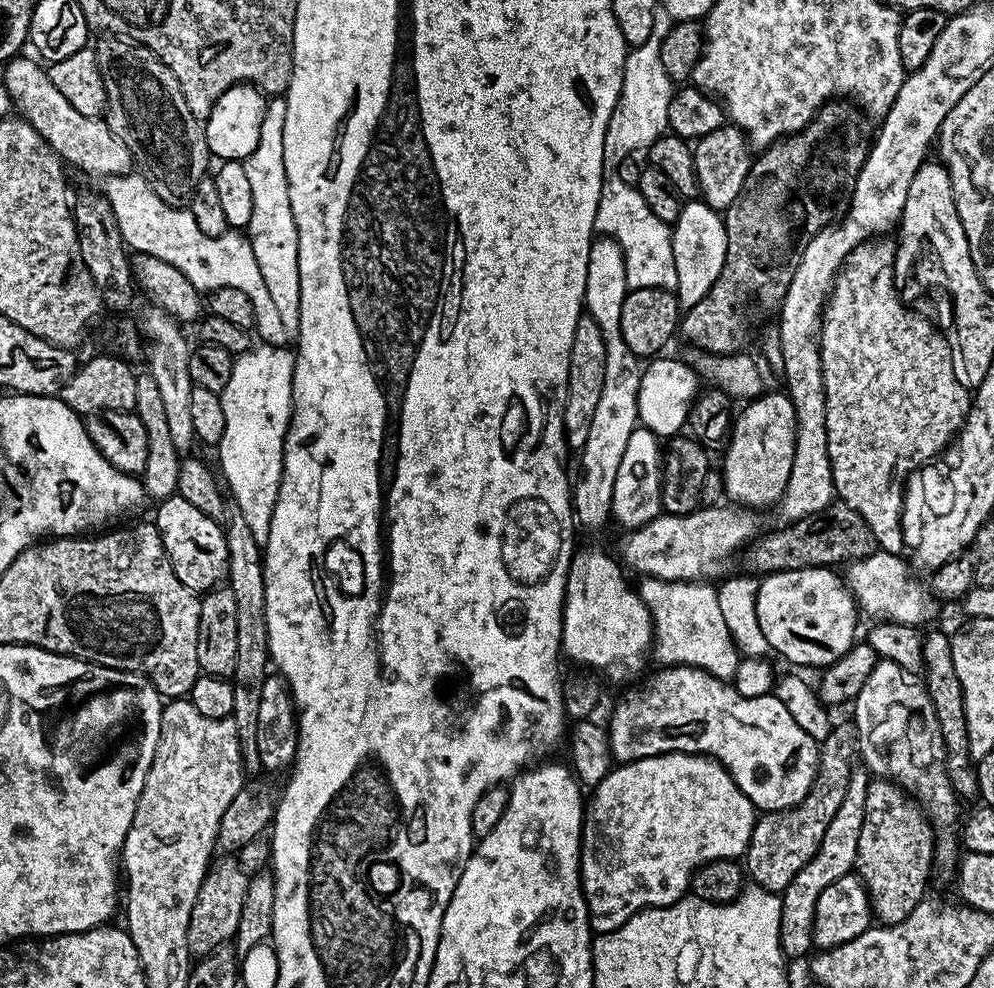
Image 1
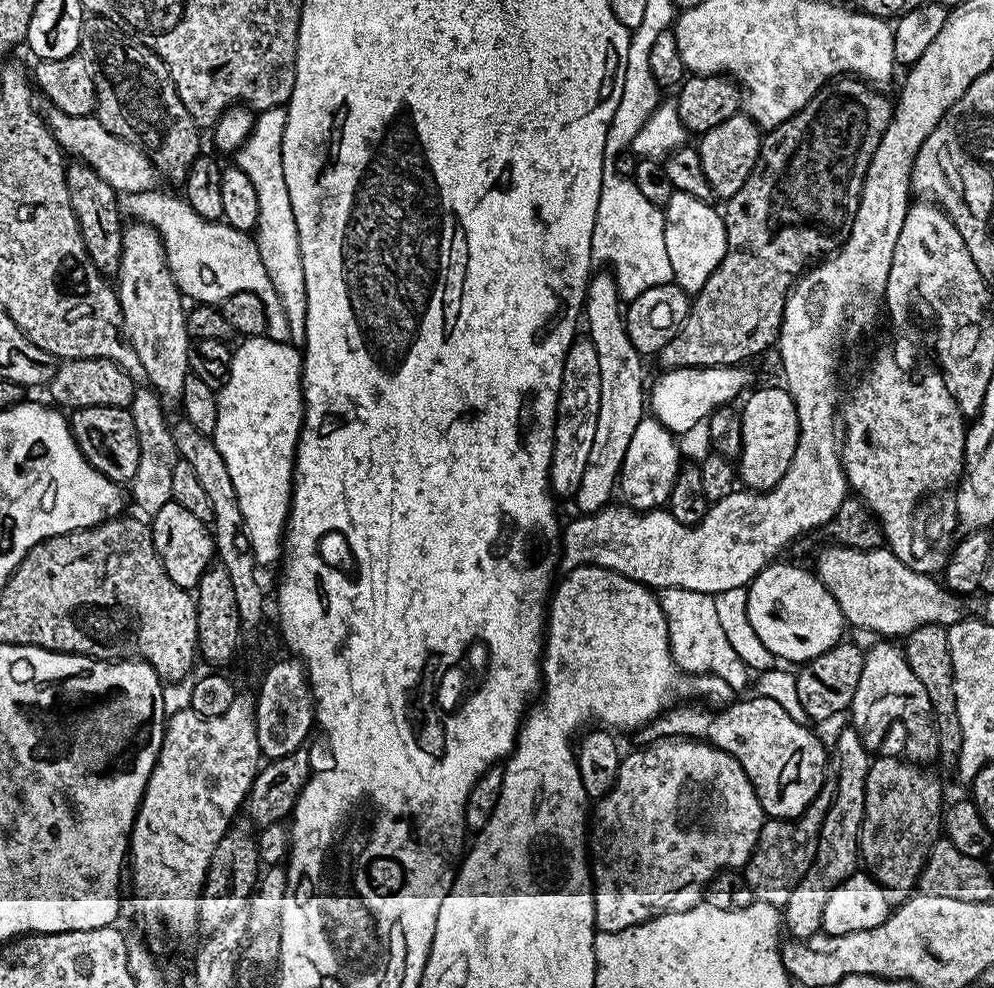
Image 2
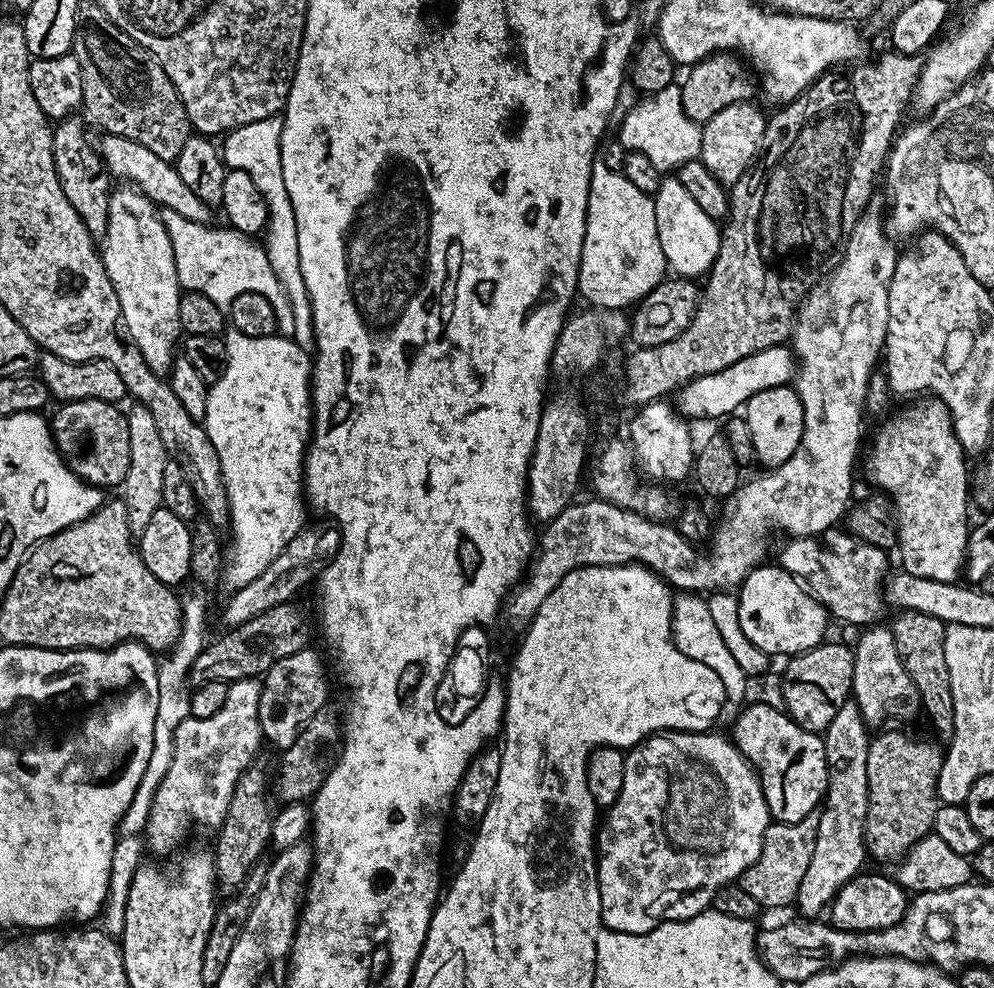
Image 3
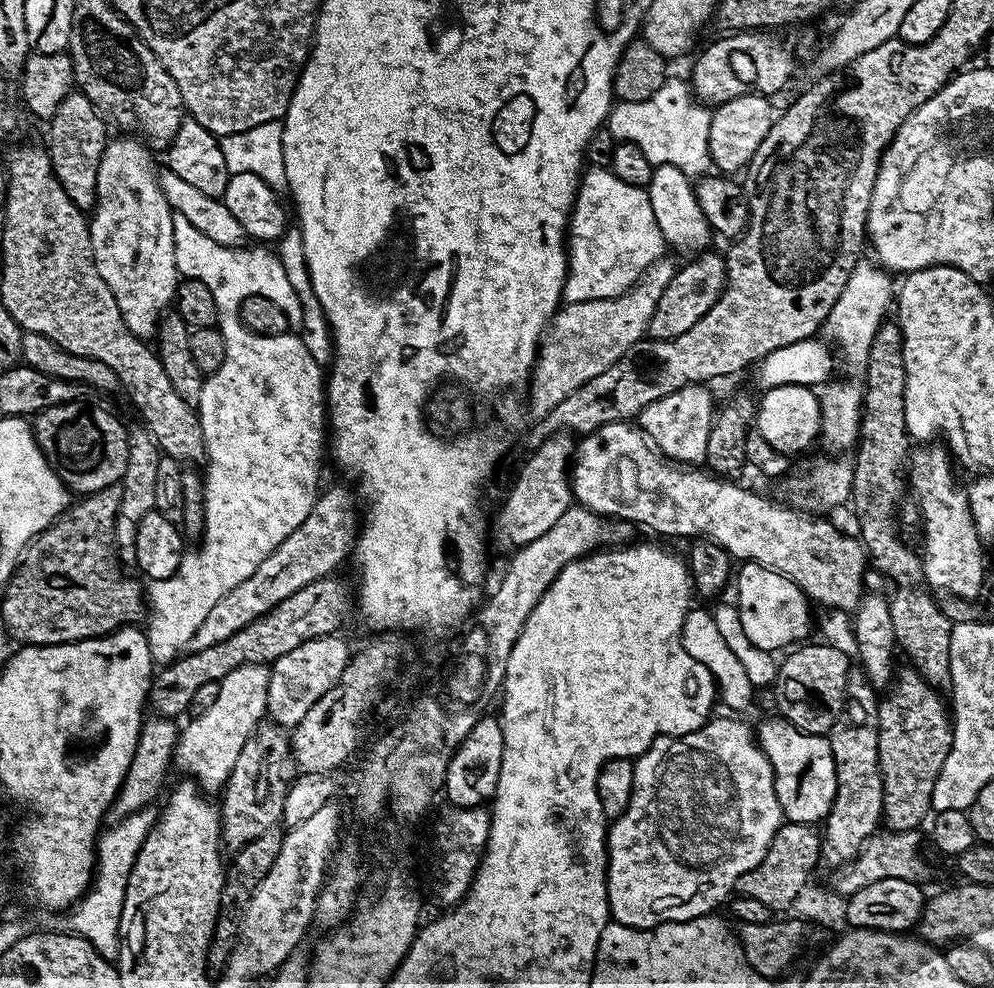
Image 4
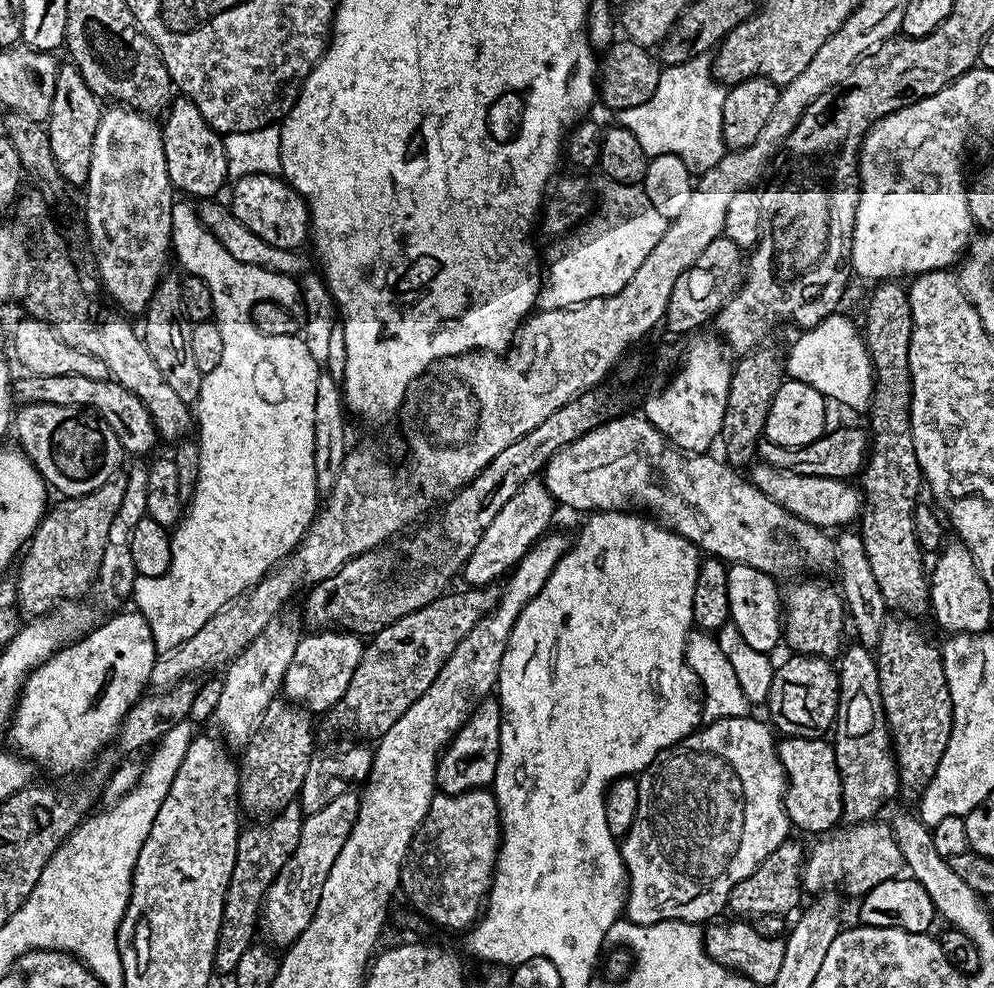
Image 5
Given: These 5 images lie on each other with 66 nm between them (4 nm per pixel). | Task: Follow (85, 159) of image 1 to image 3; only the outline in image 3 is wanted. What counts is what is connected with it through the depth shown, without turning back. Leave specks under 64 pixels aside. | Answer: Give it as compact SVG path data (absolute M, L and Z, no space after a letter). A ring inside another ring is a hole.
M107 134L99 138L101 140L98 140L98 147L100 156L104 159L104 166L117 181L120 179L120 182L127 182L131 187L139 188L153 204L161 209L174 210L174 214L182 214L192 222L207 224L213 219L213 209L209 208L206 202L202 202L202 198L198 198L198 194L194 194L194 190L190 190L186 182L182 182L175 163L158 158L158 154L153 154L151 150L146 150L146 146L130 138Z

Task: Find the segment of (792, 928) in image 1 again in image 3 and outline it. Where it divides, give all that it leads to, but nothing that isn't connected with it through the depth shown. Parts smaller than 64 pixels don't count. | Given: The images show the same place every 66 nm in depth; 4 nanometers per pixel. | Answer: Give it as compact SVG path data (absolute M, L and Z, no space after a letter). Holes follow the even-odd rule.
M849 702L841 706L838 714L834 714L822 739L828 763L828 791L819 809L820 821L818 838L814 842L814 858L810 858L810 866L802 877L802 886L798 886L794 901L795 907L800 907L799 915L804 918L819 917L819 912L831 905L842 886L861 875L863 868L860 867L866 861L864 827L870 802L866 754L870 743L870 725L860 713L860 707L855 702Z

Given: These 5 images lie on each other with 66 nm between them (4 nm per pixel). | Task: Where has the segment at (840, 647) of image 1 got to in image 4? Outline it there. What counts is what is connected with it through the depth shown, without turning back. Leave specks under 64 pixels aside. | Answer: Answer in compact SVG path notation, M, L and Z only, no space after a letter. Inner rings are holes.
M744 562L739 567L740 573L737 571L734 576L734 586L736 584L734 605L737 611L740 612L742 630L745 632L746 638L754 646L771 653L775 653L777 651L776 648L788 650L801 642L807 641L809 639L808 627L812 624L812 616L808 613L810 601L803 590L794 582L790 582L790 578L786 578L769 568L763 568L760 564Z

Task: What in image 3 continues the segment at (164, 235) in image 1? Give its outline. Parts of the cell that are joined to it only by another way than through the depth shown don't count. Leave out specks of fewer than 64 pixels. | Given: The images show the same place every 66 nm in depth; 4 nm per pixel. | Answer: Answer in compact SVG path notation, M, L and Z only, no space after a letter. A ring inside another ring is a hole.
M169 208L163 209L162 219L174 246L174 266L181 289L206 294L210 302L221 306L232 304L234 298L247 292L262 294L262 298L272 296L274 308L284 308L284 312L288 312L288 296L282 290L263 247L257 241L255 244L251 235L238 232L231 226L212 228L211 223L192 222Z

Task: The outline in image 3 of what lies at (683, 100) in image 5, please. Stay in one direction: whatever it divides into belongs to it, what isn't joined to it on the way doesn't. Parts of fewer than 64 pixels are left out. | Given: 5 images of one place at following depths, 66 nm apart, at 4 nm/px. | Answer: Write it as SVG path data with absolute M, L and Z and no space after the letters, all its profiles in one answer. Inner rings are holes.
M673 83L643 100L624 114L618 141L628 151L647 156L661 172L667 172L670 168L677 169L687 161L697 159L701 152L701 127L686 117L685 110L682 109L679 85Z

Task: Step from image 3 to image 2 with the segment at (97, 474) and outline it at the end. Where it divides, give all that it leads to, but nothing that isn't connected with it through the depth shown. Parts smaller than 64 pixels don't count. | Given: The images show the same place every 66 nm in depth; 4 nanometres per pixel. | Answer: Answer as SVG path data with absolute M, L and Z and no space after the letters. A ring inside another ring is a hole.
M86 406L85 408L75 409L70 416L70 427L72 437L76 439L76 445L80 453L98 470L115 484L127 485L134 478L138 471L138 430L134 430L134 418L128 408L118 406Z

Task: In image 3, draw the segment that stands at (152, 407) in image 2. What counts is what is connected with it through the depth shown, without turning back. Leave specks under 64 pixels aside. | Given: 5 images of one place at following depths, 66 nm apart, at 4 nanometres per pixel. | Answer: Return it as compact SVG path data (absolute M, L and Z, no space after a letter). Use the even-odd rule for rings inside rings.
M133 403L131 407L132 409L127 409L126 412L130 430L130 470L126 470L126 478L124 483L119 485L118 492L128 511L128 526L133 533L138 534L146 530L150 514L154 514L154 510L162 506L162 478L165 477L166 462L170 457L158 434L154 414L150 414L146 406L138 403Z

